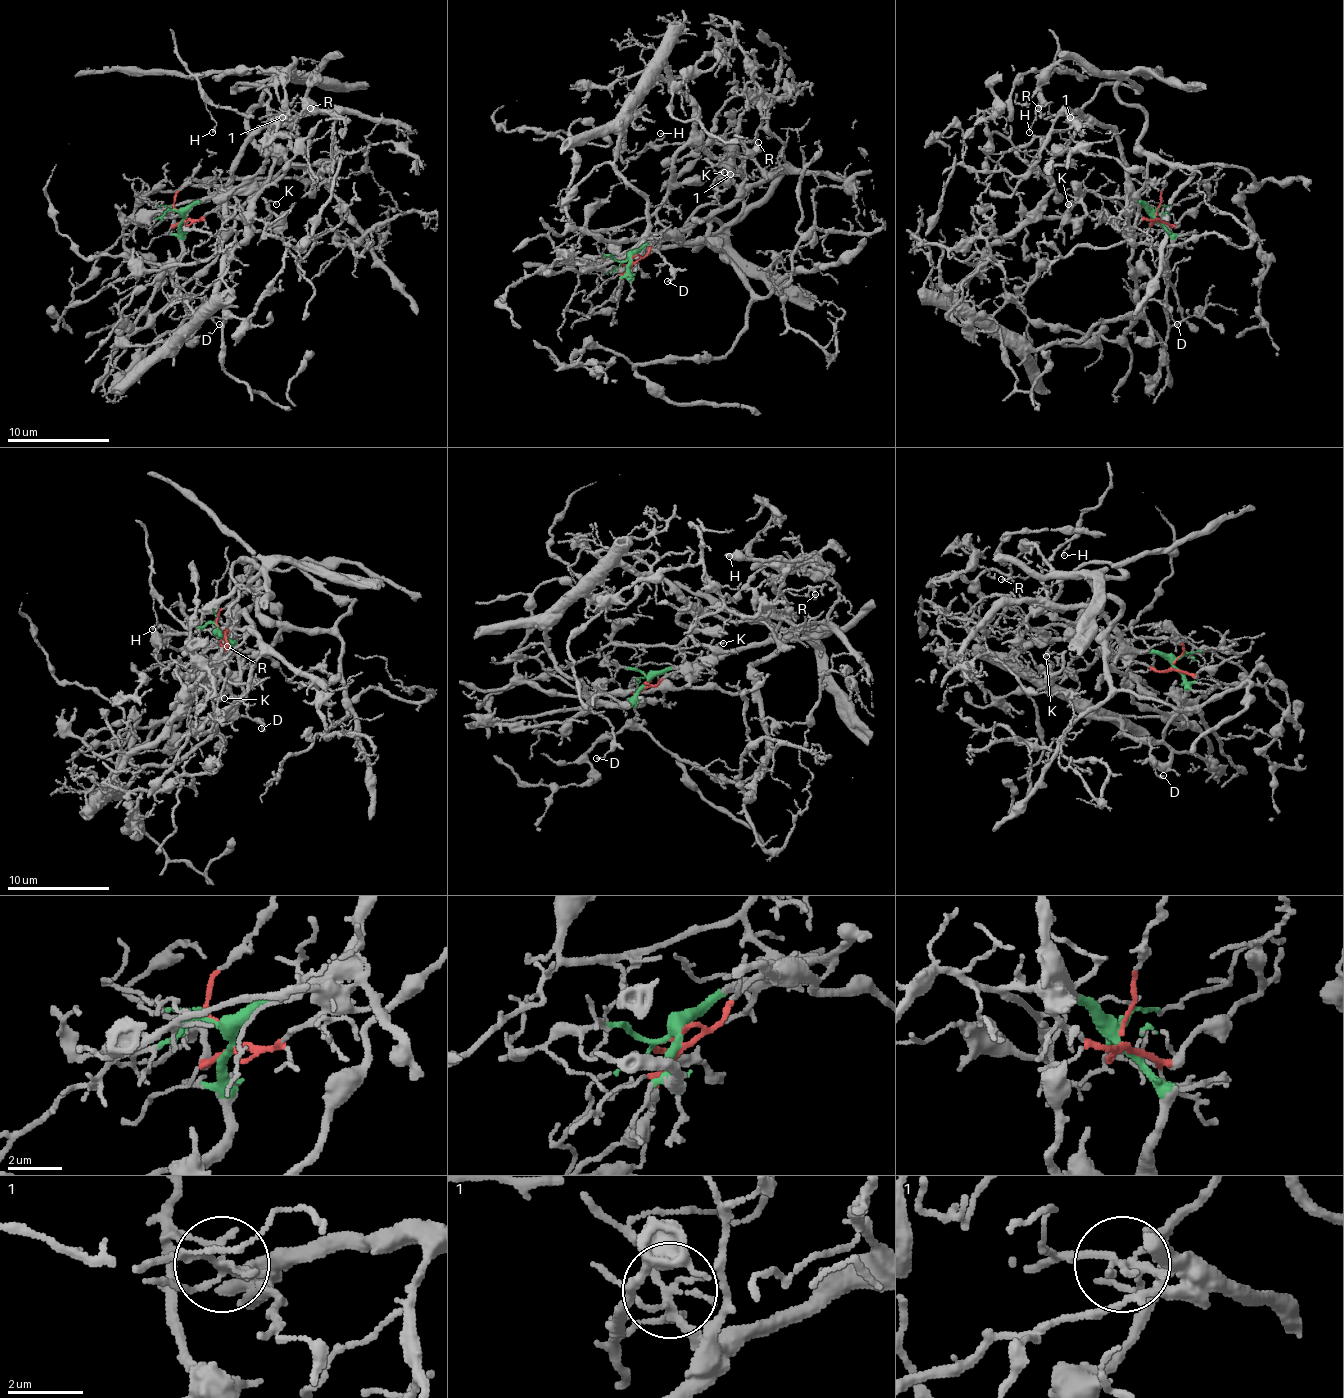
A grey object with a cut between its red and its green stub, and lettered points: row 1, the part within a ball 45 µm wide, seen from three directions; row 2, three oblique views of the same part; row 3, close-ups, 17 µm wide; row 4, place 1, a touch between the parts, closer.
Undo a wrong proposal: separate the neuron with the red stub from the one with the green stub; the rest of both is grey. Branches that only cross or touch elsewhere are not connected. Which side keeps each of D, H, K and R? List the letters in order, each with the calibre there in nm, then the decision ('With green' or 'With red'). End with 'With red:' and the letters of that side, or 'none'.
D: Thickness 150 nm. With red
H: Thickness 120 nm. With green
K: Thickness 110 nm. With red
R: Thickness 130 nm. With green
With red: D, K

